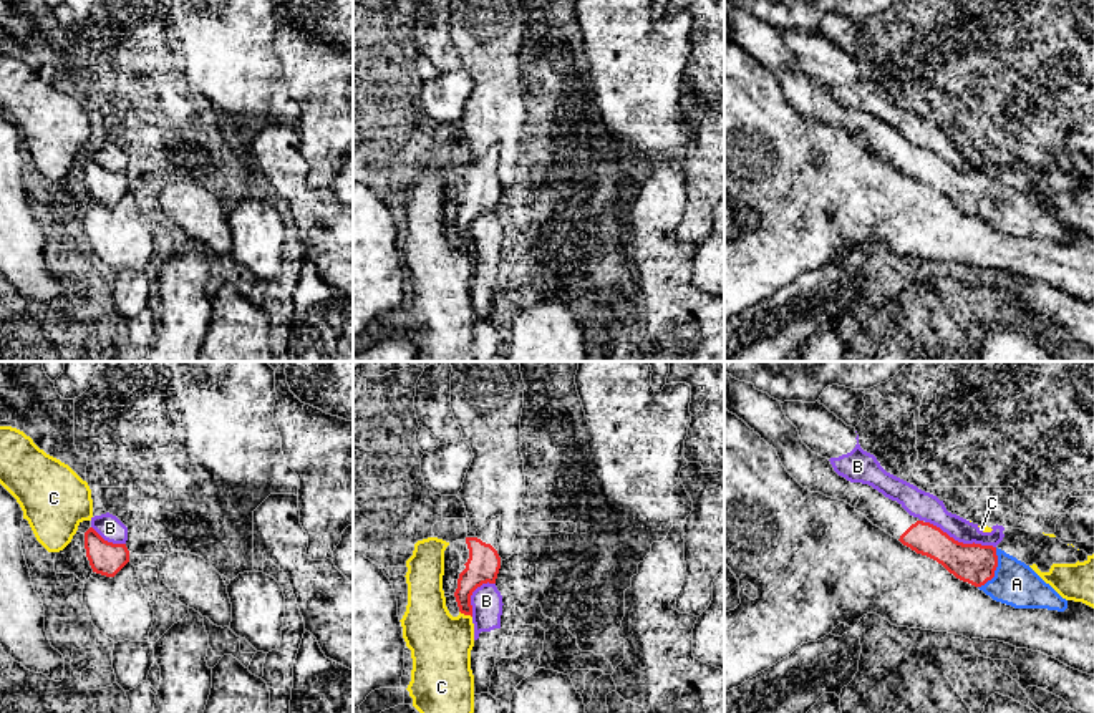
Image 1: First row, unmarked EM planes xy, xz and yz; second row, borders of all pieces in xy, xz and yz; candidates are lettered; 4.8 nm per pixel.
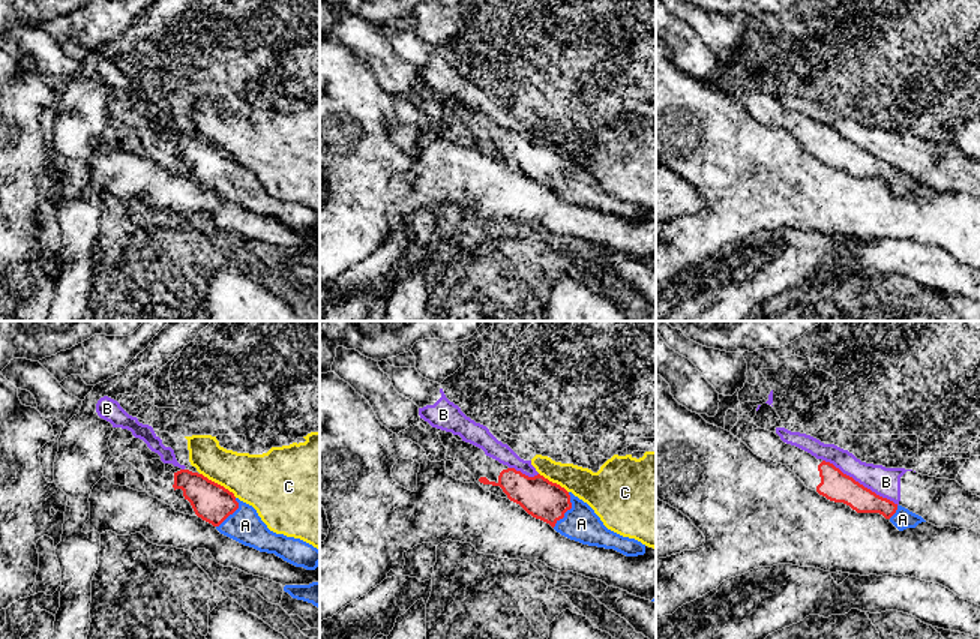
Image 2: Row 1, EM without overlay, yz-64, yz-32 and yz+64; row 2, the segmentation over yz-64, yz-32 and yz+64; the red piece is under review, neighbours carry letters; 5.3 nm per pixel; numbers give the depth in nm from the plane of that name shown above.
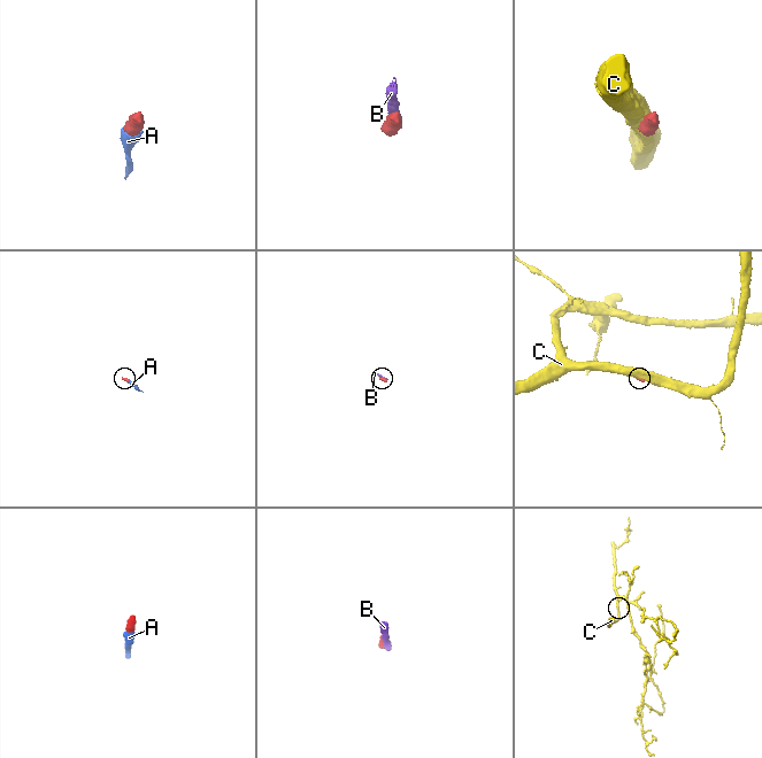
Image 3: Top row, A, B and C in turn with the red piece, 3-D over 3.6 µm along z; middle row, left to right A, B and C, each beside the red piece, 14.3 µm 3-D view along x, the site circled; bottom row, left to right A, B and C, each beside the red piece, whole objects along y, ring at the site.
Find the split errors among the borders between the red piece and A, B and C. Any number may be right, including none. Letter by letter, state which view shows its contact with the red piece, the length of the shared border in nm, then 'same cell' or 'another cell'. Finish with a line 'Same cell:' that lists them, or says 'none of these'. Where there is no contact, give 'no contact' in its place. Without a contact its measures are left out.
A: meets red in yz; contact 220 nm long; same cell
B: meets red in yz; contact 360 nm long; another cell
C: meets red in xz; contact 70 nm long; another cell
Same cell: A

